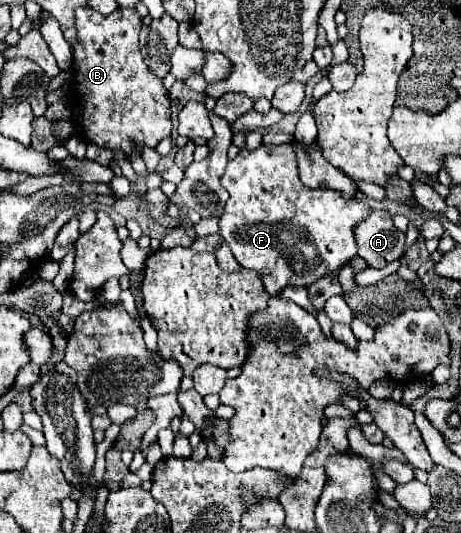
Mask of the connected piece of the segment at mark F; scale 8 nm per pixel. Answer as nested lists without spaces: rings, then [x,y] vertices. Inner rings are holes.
[[[280,144],[260,146],[252,152],[242,150],[238,158],[228,162],[222,186],[228,190],[230,198],[224,206],[224,214],[220,216],[220,236],[242,268],[250,268],[260,274],[264,290],[268,290],[270,296],[278,296],[286,286],[308,288],[324,274],[342,268],[352,256],[356,256],[358,246],[352,228],[368,216],[368,204],[358,198],[346,200],[334,190],[314,190],[304,186],[298,178],[296,152],[292,146]]]

